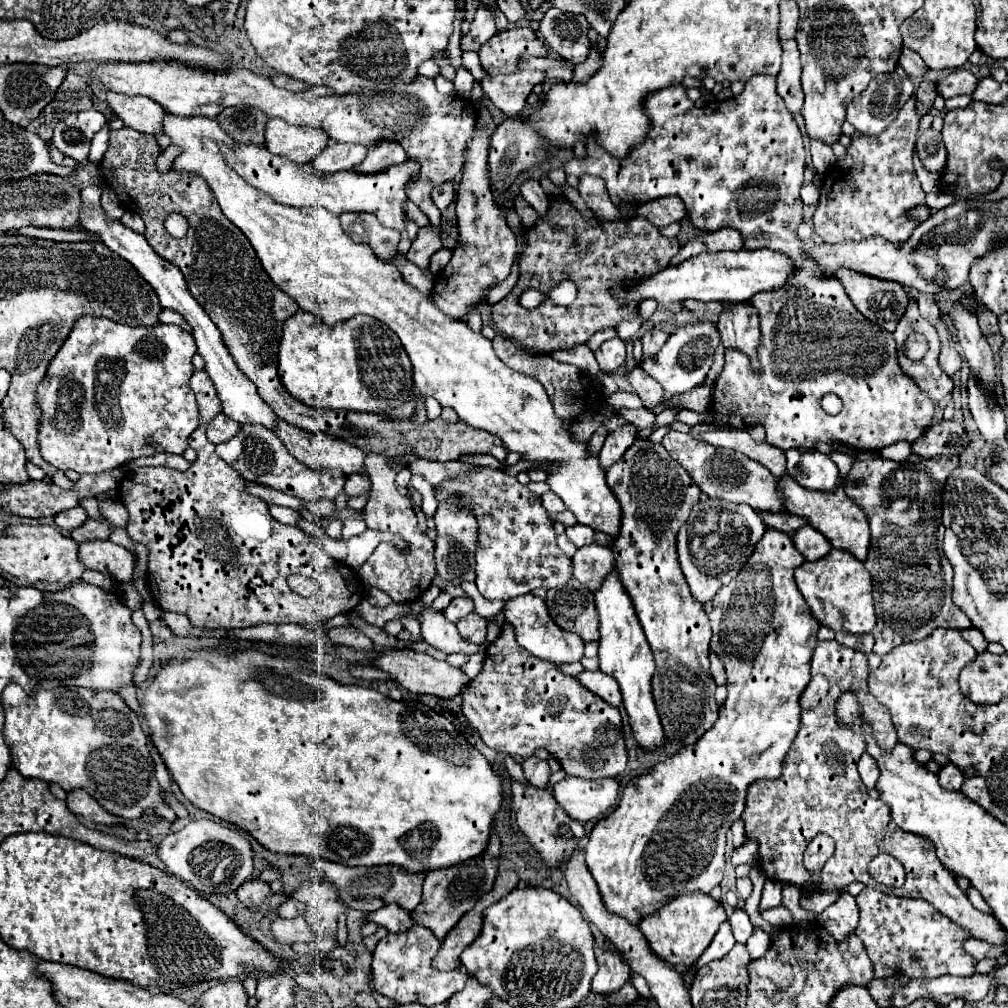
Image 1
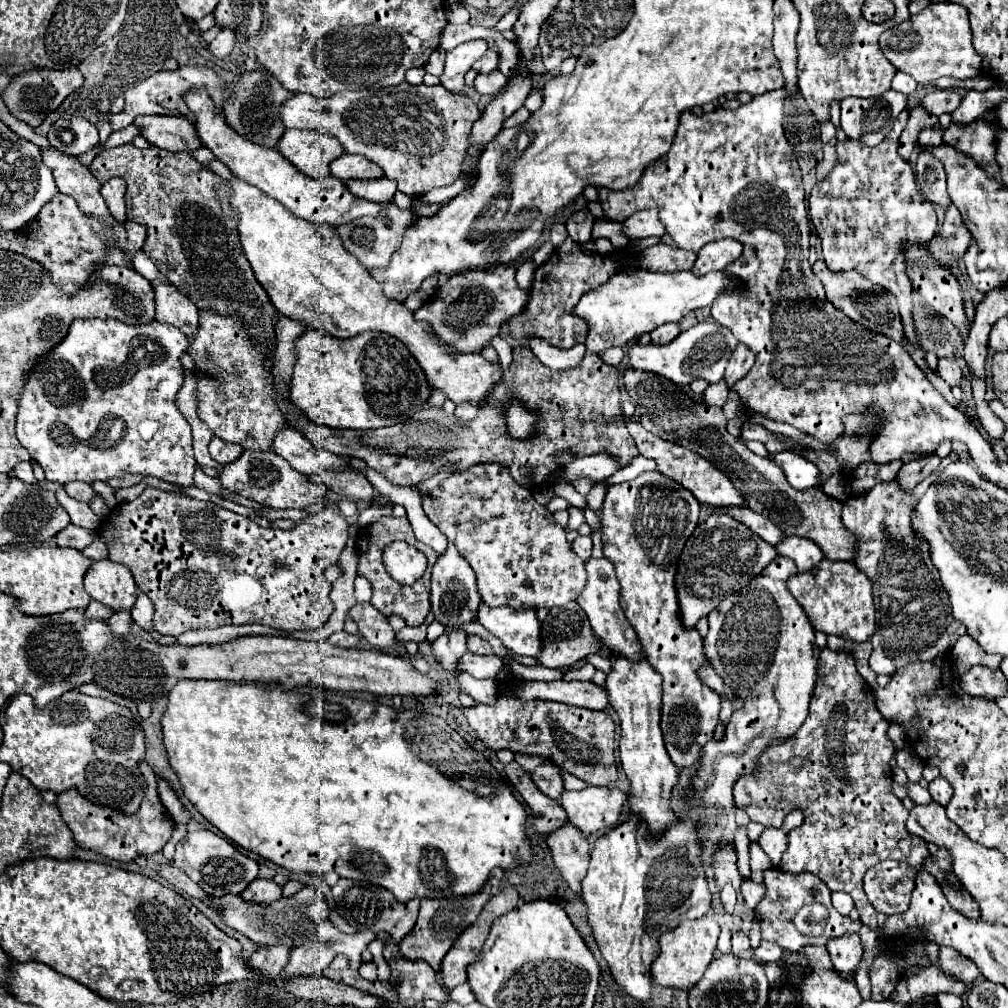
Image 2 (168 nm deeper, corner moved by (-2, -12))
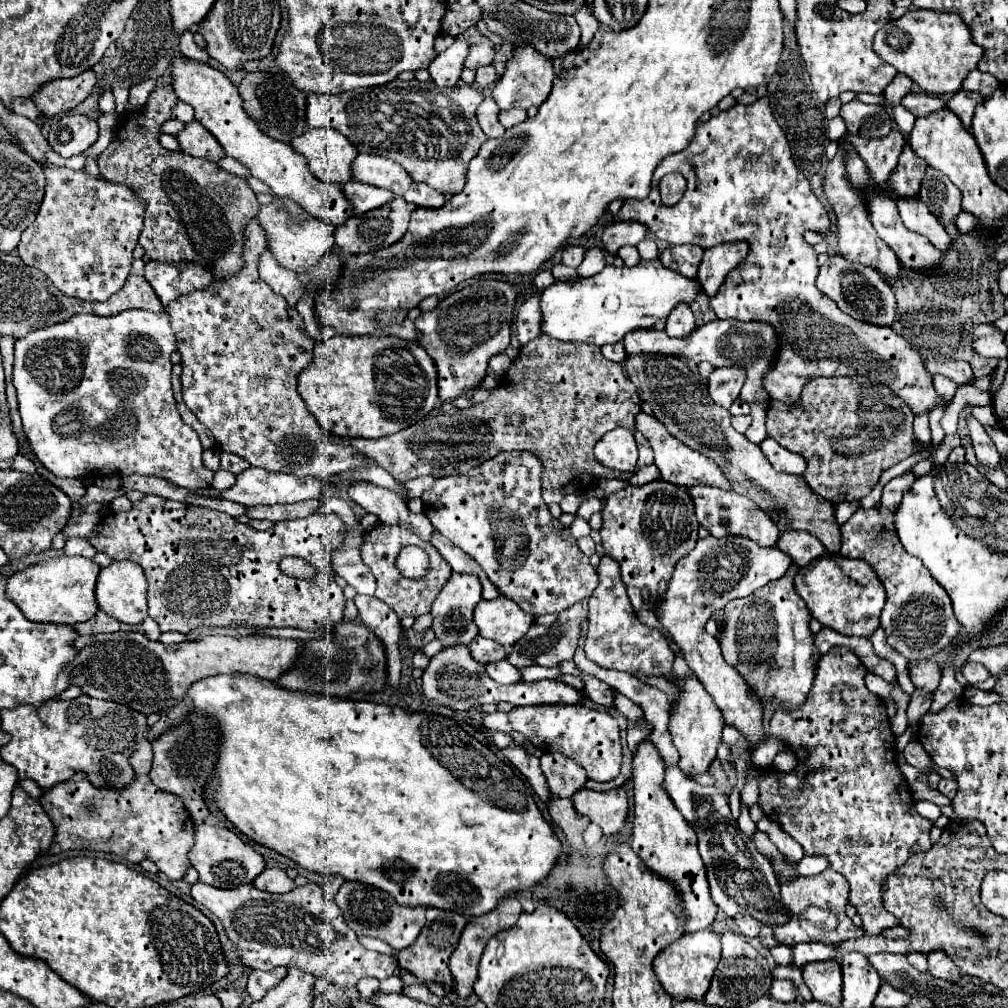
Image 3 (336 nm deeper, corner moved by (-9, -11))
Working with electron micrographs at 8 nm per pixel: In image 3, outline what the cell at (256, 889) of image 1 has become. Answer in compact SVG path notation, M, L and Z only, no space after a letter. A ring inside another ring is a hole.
M264 869L256 879L254 887L268 893L288 893L294 889L294 881L282 869Z

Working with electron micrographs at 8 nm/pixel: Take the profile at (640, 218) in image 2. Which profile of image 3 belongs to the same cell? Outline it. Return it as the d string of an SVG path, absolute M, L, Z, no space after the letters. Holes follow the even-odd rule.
M612 221L602 235L602 247L616 255L616 251L624 245L638 245L648 235L648 227L644 223L630 221Z

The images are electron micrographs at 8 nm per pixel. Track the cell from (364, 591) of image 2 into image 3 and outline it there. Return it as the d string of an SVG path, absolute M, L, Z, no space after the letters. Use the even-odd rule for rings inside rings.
M346 529L344 547L334 555L334 571L340 575L348 585L352 585L360 595L374 595L376 581L372 571L360 559L360 547L364 543L364 533L354 529Z

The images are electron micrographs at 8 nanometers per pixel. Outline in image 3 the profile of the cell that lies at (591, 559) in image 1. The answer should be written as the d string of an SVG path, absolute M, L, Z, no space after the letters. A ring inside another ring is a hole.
M604 555L598 565L598 575L600 575L600 585L588 599L588 633L584 639L584 651L588 659L606 669L616 669L626 673L642 671L646 675L670 677L674 673L672 671L674 653L660 631L648 629L636 619L630 599L626 595L624 581L620 579L618 563Z

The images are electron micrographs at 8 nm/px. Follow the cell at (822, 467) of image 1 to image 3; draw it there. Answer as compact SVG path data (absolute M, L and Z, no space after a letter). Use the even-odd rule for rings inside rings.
M764 439L760 443L760 449L764 451L764 455L768 457L768 461L772 463L772 467L778 473L792 473L792 475L800 475L800 477L804 475L806 463L804 463L802 455L790 453L788 449L780 447L774 439Z

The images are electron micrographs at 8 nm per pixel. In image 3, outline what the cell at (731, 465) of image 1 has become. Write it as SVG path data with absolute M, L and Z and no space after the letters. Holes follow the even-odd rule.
M644 413L636 417L636 431L640 431L648 441L650 441L650 447L654 449L654 465L660 469L660 477L668 483L676 483L680 487L694 487L694 485L710 485L710 487L720 487L720 489L732 489L728 479L724 479L724 473L720 471L720 467L704 457L702 453L690 449L688 445L684 445L682 441L678 441L676 437L672 437L664 425L654 419L652 415Z

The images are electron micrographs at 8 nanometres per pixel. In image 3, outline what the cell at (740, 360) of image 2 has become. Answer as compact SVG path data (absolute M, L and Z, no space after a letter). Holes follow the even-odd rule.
M740 367L714 369L714 373L708 379L708 391L712 401L728 409L736 401L744 381L746 381L746 375L744 375L744 369Z

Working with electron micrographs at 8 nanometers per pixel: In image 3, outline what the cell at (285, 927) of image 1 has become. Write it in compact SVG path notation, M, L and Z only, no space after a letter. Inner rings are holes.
M276 967L272 971L252 971L248 975L248 983L246 983L246 991L254 1001L260 1001L264 997L264 993L278 985L284 977L286 977L288 967Z

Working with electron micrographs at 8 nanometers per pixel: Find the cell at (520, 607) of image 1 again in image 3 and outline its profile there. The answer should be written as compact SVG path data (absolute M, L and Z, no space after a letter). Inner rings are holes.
M496 597L492 601L482 599L474 609L474 623L480 629L480 635L494 639L506 649L522 639L532 627L534 617L524 613L516 603L506 597Z

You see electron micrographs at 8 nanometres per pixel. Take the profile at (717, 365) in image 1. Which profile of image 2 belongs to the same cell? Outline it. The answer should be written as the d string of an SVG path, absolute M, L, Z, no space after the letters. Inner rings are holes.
M723 380L717 382L717 384L709 384L709 388L703 392L705 402L709 406L719 406L719 408L727 402L727 394L729 394L729 388L727 388L727 384Z

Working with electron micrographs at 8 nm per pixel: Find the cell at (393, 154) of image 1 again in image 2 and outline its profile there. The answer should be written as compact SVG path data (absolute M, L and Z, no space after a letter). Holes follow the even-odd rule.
M381 178L381 180L349 180L345 182L349 192L357 198L369 200L369 202L387 202L393 198L397 184L393 184L393 180L389 178Z

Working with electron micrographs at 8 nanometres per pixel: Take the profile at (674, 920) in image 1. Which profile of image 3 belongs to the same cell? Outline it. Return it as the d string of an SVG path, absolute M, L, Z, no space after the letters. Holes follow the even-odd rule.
M704 929L692 935L684 935L676 943L660 951L660 955L656 955L654 959L654 973L662 987L672 995L672 999L676 1001L702 999L710 987L718 961L720 961L720 935L712 929Z

